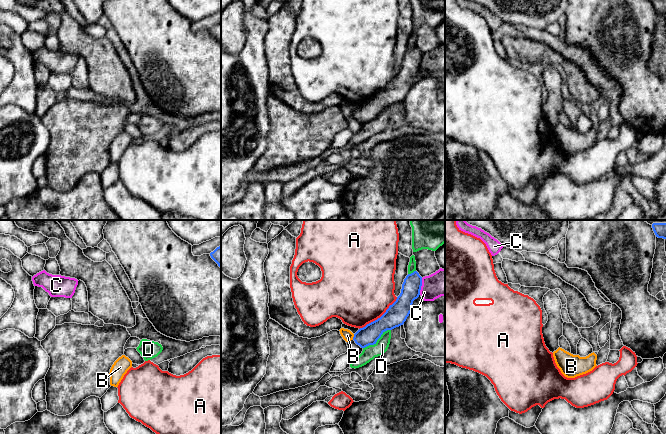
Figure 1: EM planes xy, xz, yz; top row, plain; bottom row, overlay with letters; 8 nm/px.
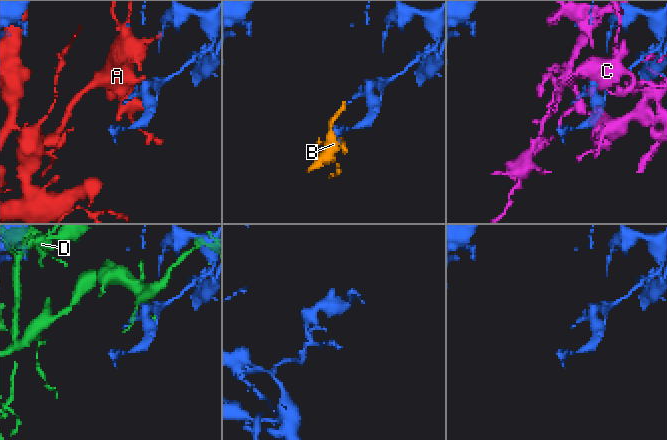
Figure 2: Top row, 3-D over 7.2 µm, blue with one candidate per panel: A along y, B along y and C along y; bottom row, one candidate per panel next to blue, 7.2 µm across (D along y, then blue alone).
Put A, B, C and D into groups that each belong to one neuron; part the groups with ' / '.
A / B D / C

